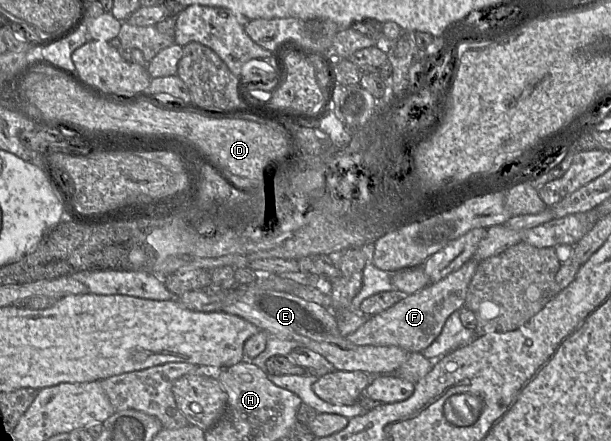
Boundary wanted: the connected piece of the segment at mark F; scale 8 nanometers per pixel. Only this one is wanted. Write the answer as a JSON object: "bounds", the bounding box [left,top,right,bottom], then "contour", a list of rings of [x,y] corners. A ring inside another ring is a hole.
{"bounds":[346,258,478,353],"contour":[[[471,258],[440,281],[403,296],[389,309],[369,316],[362,326],[346,338],[358,346],[397,346],[408,353],[422,353],[440,335],[447,318],[464,306],[468,285],[478,263]]]}

